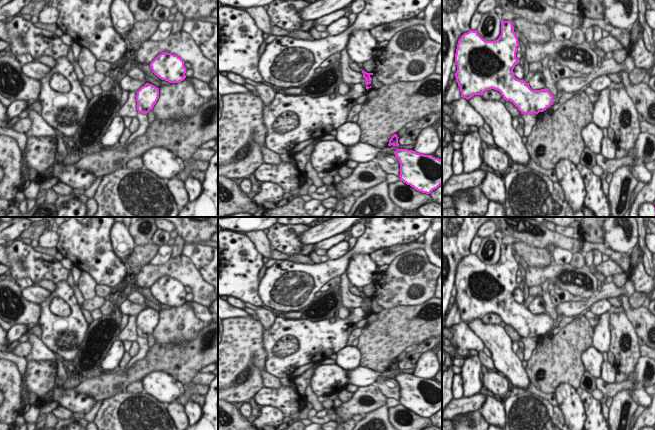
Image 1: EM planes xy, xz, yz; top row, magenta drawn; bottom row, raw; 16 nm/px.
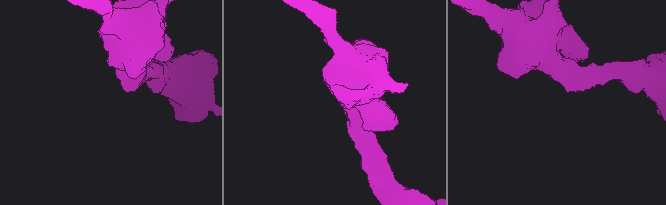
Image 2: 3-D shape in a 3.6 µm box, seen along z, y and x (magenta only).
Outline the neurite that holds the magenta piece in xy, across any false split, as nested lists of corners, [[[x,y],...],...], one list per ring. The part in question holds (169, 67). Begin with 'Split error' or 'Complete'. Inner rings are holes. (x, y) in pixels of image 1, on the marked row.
Complete. [[[163,52],[150,63],[150,67],[152,72],[160,79],[169,83],[179,83],[186,78],[187,69],[184,63],[177,55]]]

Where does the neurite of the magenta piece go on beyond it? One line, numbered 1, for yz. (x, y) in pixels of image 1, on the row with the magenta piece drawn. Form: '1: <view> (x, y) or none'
1: none

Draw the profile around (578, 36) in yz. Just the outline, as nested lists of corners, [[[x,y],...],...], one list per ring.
[[[574,29],[571,36],[571,42],[576,44],[582,44],[585,42],[585,31],[581,29]]]

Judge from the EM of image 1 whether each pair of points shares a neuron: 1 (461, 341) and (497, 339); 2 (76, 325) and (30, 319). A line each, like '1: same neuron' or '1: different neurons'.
1: different neurons
2: different neurons

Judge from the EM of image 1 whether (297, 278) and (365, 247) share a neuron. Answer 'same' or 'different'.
same

